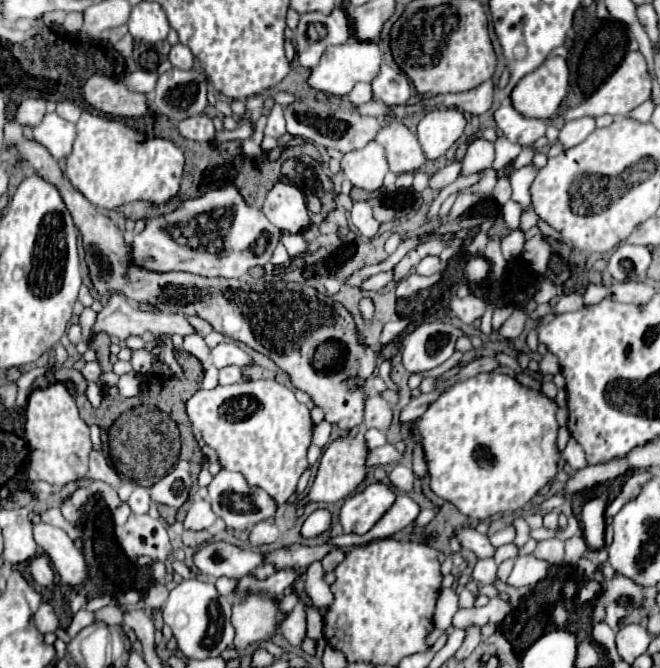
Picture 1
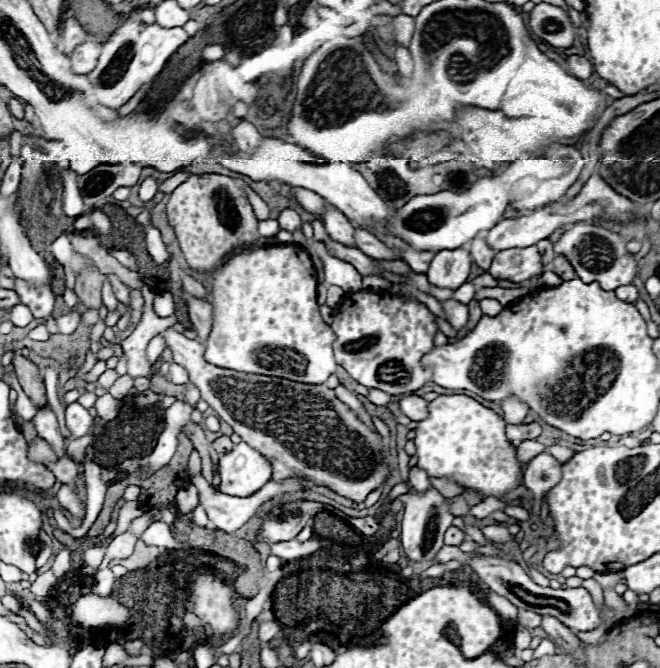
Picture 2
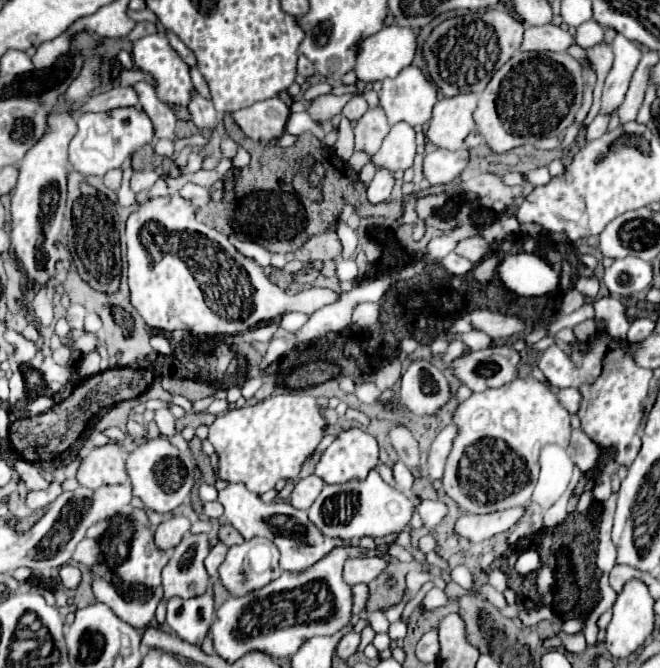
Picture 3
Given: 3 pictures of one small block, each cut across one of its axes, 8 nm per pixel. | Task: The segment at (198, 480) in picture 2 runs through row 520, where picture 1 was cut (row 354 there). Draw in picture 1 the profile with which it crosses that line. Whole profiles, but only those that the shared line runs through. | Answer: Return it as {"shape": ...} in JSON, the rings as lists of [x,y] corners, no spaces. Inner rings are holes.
{"shape":[[[218,344],[214,350],[212,350],[212,362],[216,368],[224,368],[224,366],[230,366],[230,364],[236,364],[236,366],[246,366],[246,364],[254,364],[254,360],[242,350],[238,348],[236,344]]]}

